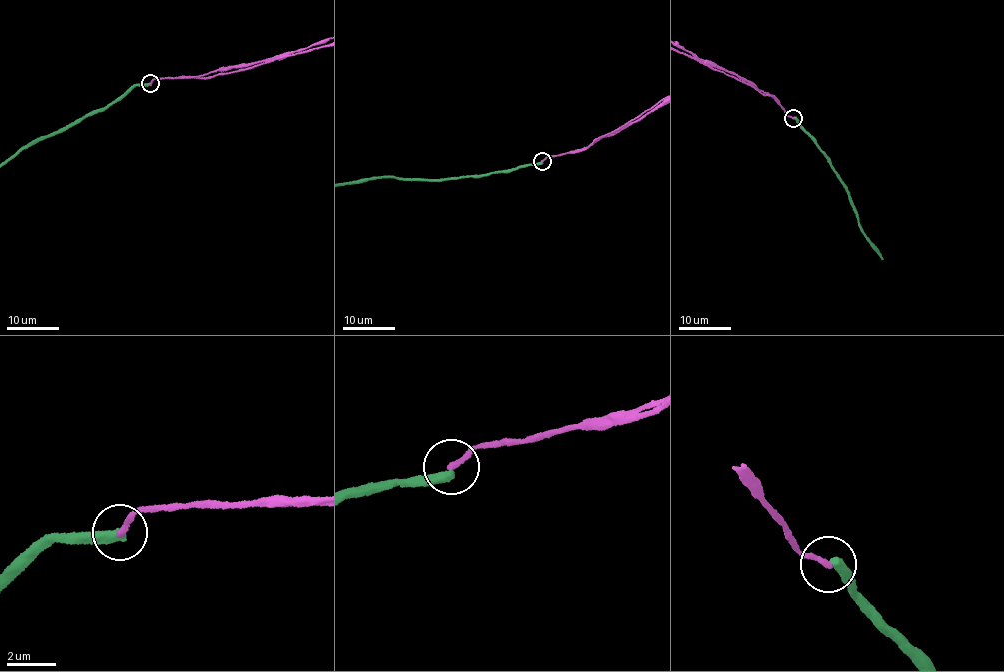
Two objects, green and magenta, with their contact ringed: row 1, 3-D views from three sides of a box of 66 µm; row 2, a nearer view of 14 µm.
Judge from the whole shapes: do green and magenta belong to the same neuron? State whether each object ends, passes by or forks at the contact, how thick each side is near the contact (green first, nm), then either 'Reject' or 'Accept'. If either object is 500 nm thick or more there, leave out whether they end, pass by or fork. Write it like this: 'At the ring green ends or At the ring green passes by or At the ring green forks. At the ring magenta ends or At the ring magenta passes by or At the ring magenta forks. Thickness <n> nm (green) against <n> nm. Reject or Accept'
At the ring green ends. At the ring magenta ends. Thickness 400 nm (green) against 240 nm. Reject

